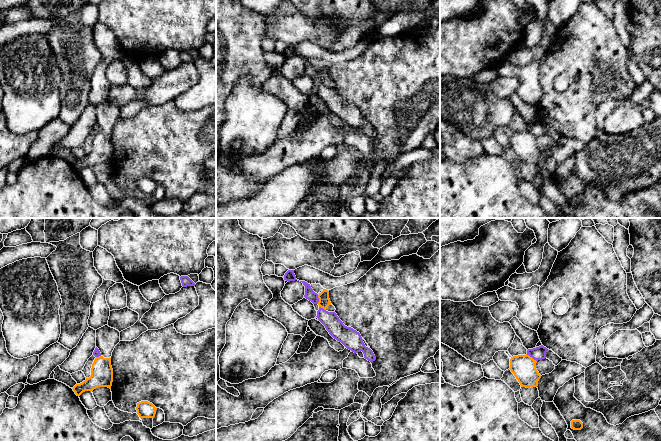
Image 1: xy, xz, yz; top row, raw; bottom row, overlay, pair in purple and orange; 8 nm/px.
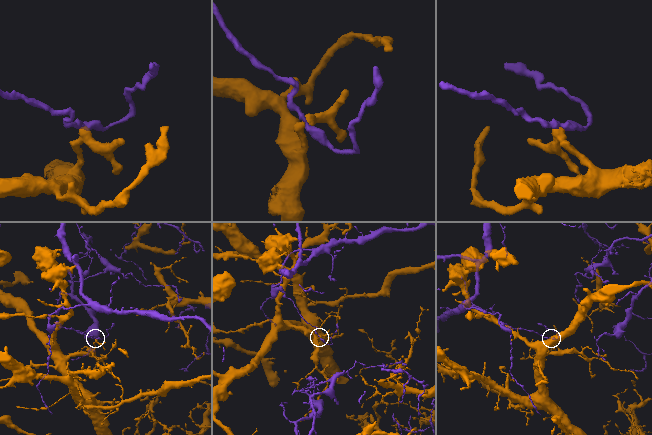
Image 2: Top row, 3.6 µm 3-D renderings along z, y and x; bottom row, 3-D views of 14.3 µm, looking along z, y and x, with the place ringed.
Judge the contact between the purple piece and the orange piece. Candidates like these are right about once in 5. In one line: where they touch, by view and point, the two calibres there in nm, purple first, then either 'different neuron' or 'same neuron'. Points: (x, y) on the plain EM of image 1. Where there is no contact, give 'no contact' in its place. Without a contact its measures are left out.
contact yz (531, 132); calibres 110 and 200 nm; different neuron

